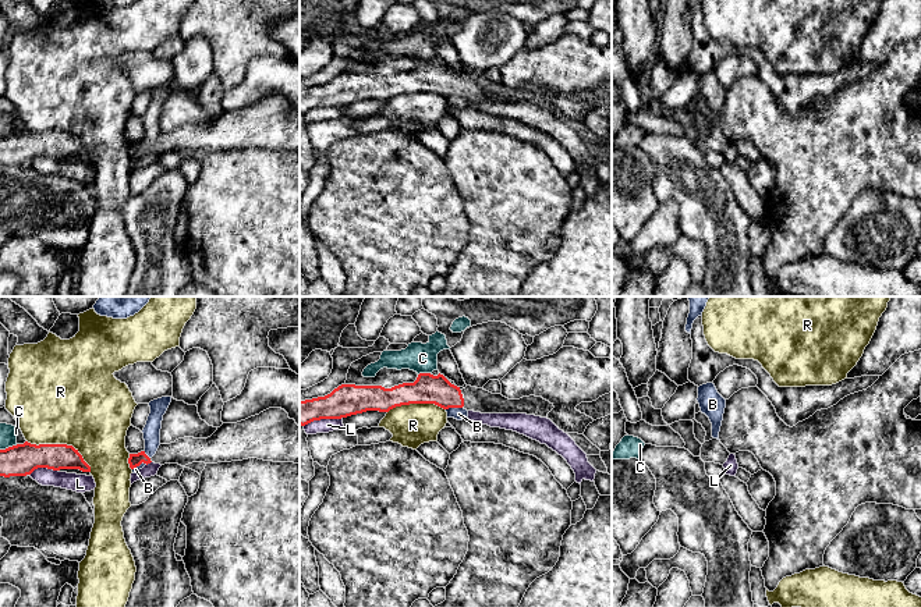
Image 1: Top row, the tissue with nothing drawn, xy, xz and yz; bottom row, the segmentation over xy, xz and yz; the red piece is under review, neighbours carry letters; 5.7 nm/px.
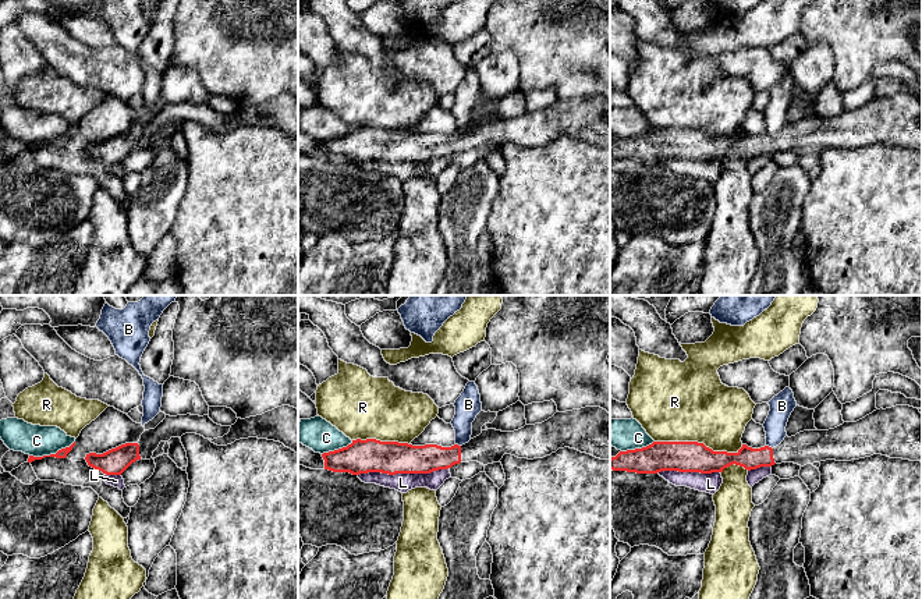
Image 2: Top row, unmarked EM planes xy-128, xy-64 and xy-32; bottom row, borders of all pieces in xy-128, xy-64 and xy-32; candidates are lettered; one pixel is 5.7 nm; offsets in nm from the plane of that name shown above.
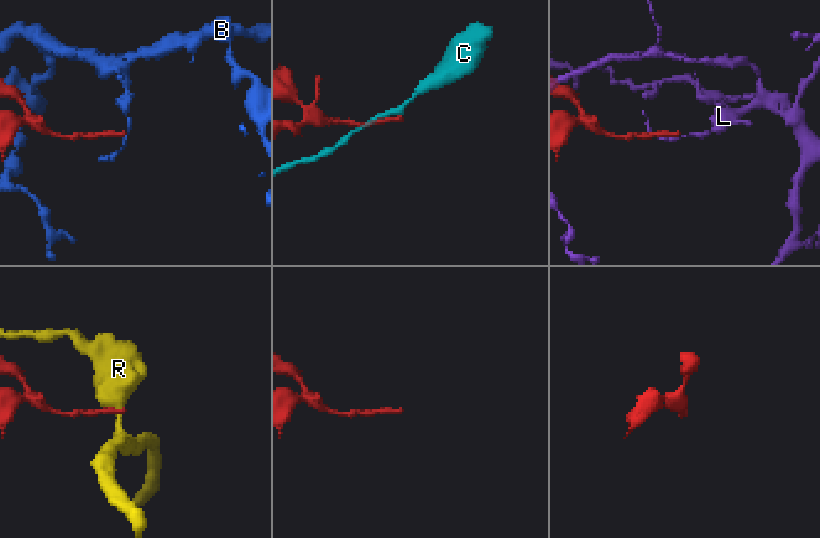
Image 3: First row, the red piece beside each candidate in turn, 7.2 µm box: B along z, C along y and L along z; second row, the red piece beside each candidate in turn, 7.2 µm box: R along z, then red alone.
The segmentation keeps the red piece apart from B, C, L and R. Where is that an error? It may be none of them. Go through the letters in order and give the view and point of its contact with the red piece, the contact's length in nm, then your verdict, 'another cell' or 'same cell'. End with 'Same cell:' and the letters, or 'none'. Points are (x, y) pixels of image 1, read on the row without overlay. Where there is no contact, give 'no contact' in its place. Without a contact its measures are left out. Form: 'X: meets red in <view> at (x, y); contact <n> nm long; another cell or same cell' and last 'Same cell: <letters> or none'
B: meets red in xz at (453, 95); contact 100 nm long; another cell
C: meets red in xz at (424, 61); contact 70 nm long; another cell
L: meets red in xz at (322, 106); contact 240 nm long; another cell
R: meets red in xy at (62, 132); contact 420 nm long; another cell
Same cell: none

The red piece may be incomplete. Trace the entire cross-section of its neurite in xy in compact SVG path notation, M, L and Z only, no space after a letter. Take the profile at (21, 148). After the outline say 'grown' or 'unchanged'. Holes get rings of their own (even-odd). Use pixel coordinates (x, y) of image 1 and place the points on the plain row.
M17 132L0 138L0 164L26 164L38 156L53 159L79 157L91 160L91 155L72 134L67 132Z; unchanged

